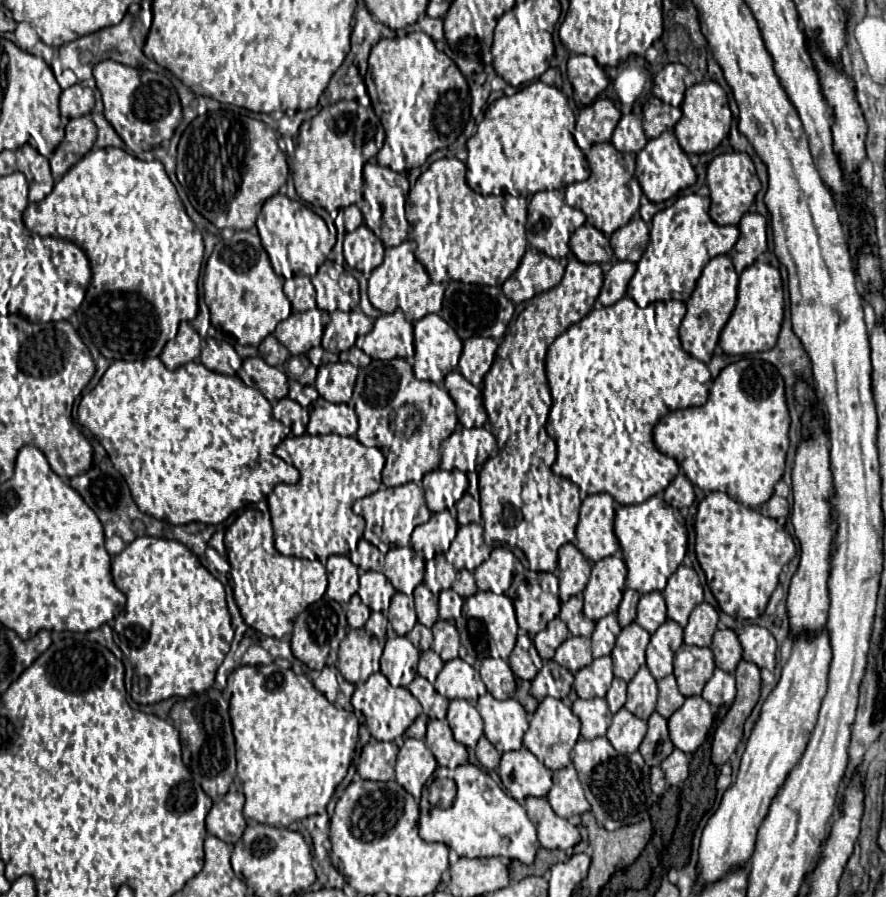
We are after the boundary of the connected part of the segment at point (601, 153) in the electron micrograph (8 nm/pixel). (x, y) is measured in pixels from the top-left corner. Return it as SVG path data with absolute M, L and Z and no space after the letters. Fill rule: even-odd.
M603 142L595 144L587 152L587 162L591 168L591 176L585 182L569 184L565 192L565 202L569 206L579 208L587 216L589 224L593 224L597 230L603 230L603 234L611 236L615 230L623 228L639 210L639 200L643 192L635 178L635 154L619 152L613 144Z

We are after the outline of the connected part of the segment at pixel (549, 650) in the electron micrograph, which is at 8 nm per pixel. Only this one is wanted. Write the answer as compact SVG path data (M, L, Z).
M553 618L545 630L541 630L537 636L535 636L535 648L539 650L539 656L543 660L551 660L555 650L569 638L569 630L567 630L567 624L561 622L559 618Z

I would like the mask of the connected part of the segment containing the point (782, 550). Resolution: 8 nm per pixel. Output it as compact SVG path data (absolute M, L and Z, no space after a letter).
M713 492L699 504L695 532L697 560L719 608L733 618L759 618L779 584L783 566L797 554L791 534L777 520L735 502L725 492Z

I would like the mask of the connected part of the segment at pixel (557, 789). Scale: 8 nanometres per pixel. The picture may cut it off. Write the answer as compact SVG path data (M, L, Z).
M573 764L553 772L553 788L547 794L547 800L557 816L571 818L575 814L585 814L591 806L583 794L577 772Z

